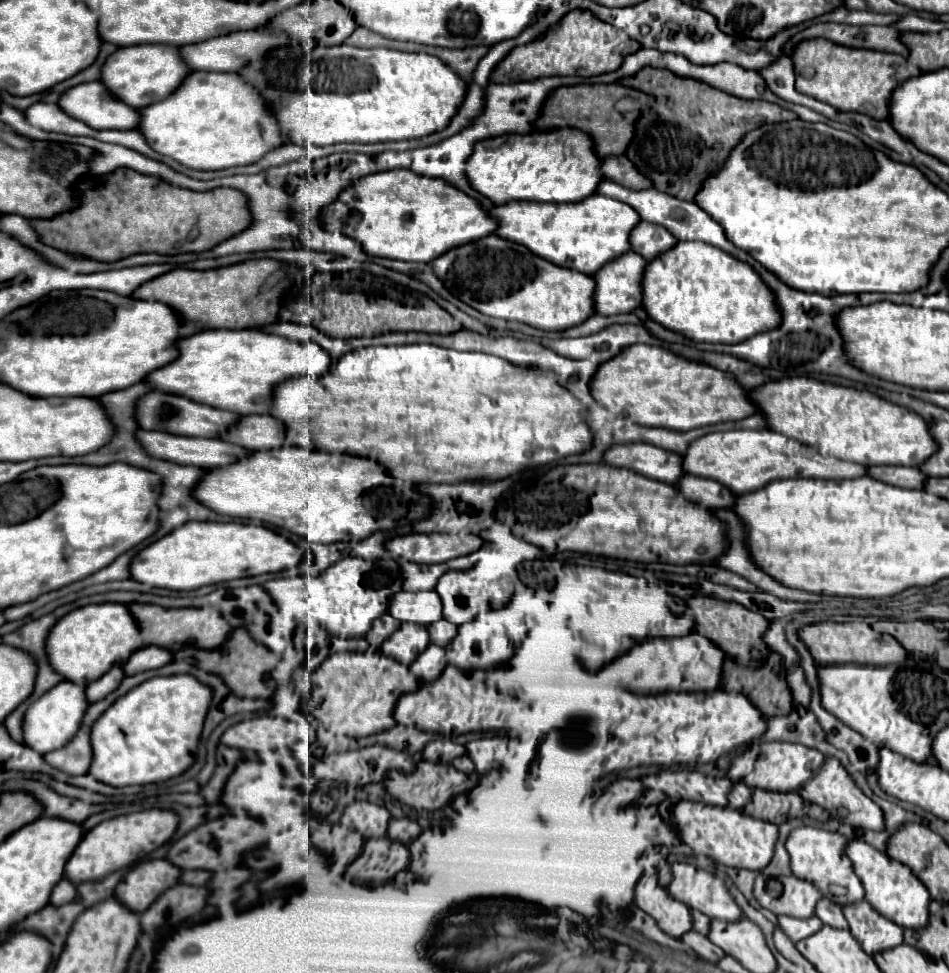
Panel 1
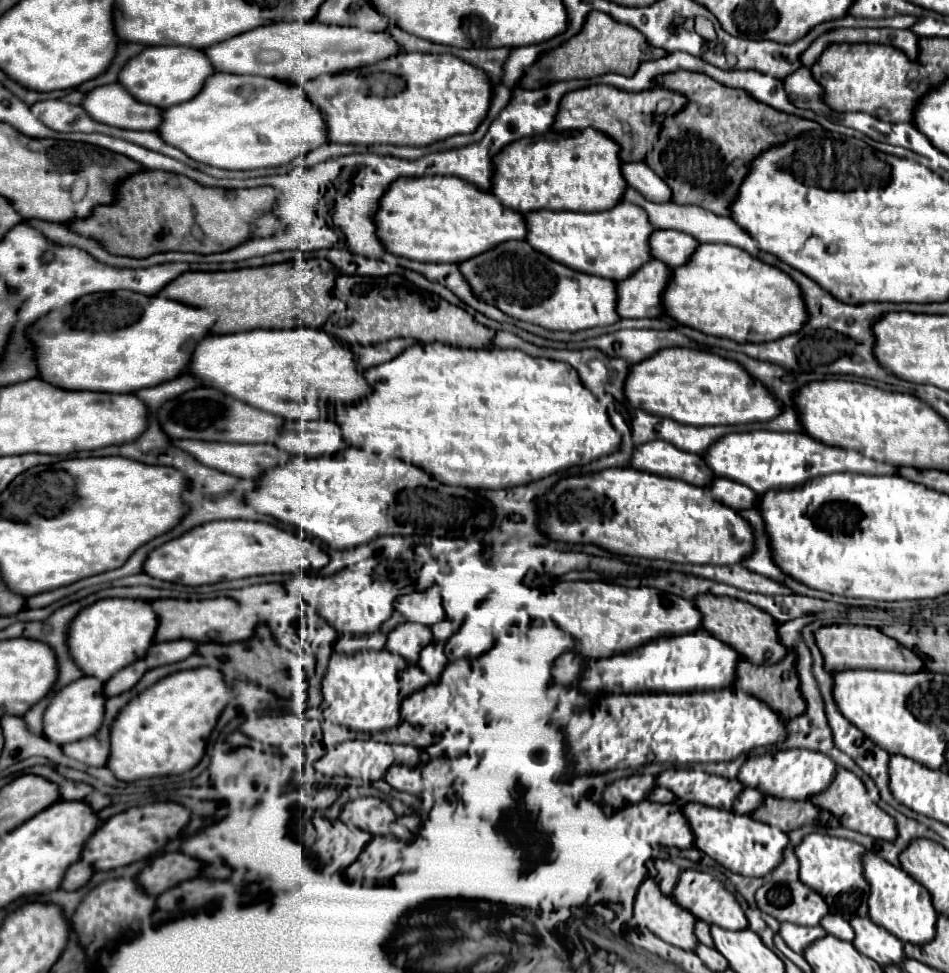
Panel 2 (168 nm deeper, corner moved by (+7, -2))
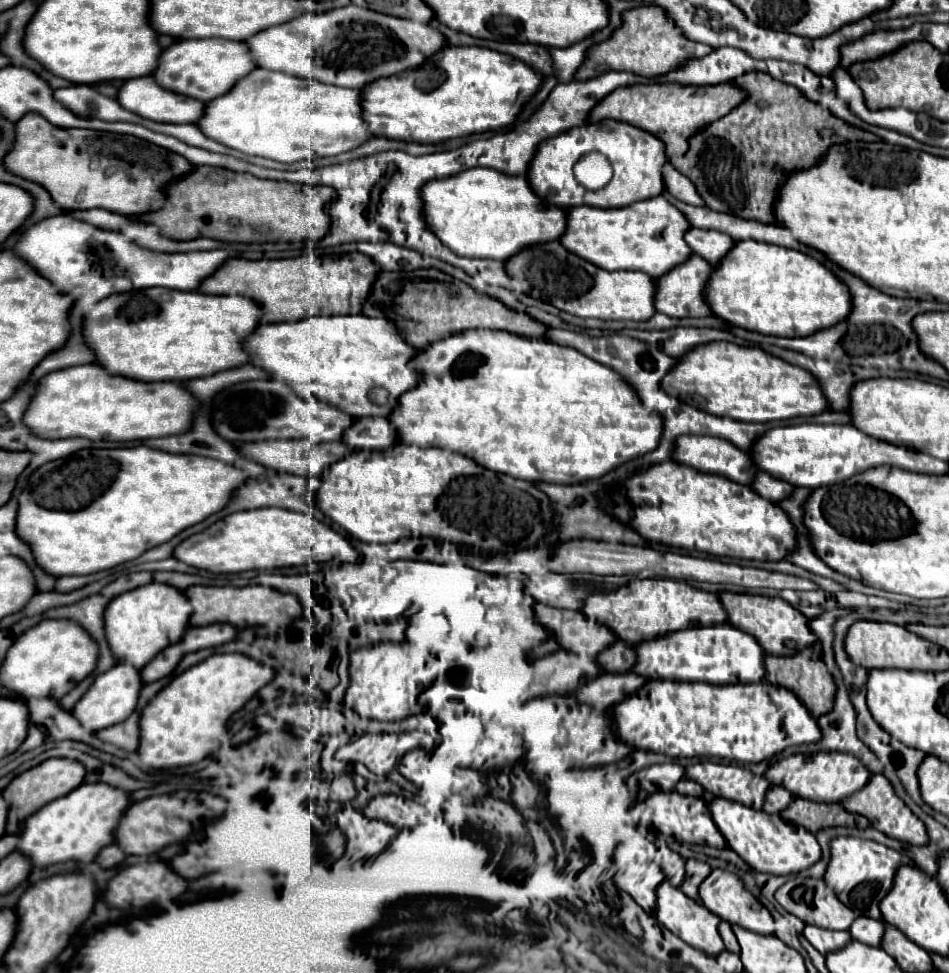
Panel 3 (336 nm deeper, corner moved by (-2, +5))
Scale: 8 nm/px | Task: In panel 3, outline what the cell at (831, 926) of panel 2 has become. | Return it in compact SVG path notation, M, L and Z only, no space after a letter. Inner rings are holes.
M858 917L858 921L852 923L850 933L856 941L860 941L864 945L880 947L880 939L884 937L884 923L868 919L868 917Z

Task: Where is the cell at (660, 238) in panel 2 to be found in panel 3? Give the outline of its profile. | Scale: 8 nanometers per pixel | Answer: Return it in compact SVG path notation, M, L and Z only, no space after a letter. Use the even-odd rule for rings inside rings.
M692 227L684 239L696 255L704 257L712 265L716 265L716 261L720 261L720 257L724 257L724 253L728 253L728 249L732 249L734 245L732 237L722 231L706 231L696 227Z

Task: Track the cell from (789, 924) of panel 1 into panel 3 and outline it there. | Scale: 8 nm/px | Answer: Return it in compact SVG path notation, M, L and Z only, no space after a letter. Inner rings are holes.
M806 925L804 929L804 937L822 953L832 953L838 951L842 947L846 947L852 941L852 935L848 931L828 931L822 927L814 927L814 925Z

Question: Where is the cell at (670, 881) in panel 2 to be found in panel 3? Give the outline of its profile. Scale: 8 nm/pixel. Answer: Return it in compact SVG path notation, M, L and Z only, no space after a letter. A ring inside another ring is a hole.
M688 859L686 861L686 877L684 883L680 885L680 889L690 895L694 901L700 901L698 897L698 887L700 883L712 873L712 867L706 861L698 861L698 859Z

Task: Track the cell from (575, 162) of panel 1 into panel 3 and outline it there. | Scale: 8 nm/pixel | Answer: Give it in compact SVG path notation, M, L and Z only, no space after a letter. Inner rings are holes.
M620 121L588 123L588 125L574 127L568 133L562 133L544 141L530 163L528 181L532 181L530 183L532 189L542 199L548 199L548 203L556 207L570 209L578 205L592 205L592 207L618 209L618 207L628 207L636 201L662 195L666 191L664 181L662 181L662 167L666 163L668 163L668 157L666 157L664 141L660 141L652 133L638 129L634 125L628 125L628 123L620 123ZM590 151L604 153L614 167L612 181L600 191L588 191L580 187L572 173L574 163Z

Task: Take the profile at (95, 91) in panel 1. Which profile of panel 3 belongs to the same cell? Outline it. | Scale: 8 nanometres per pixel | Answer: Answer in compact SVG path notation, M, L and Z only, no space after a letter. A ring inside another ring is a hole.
M154 77L130 79L118 93L120 105L140 117L160 123L196 123L204 115L204 101L162 89Z

